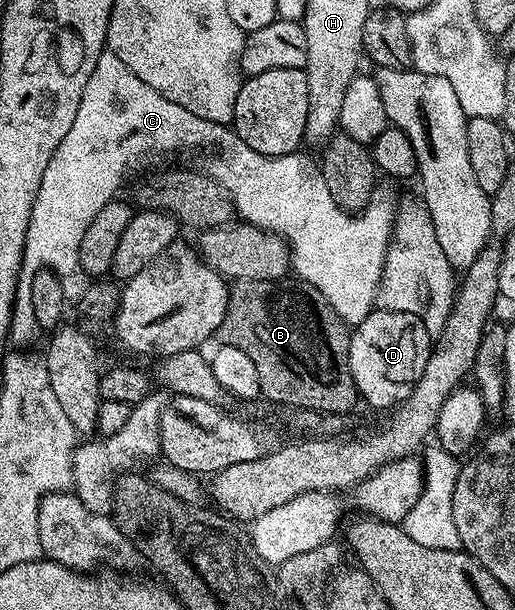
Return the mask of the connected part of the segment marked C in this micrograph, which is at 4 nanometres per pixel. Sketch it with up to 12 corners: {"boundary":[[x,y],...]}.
{"boundary":[[103,53],[30,219],[29,266],[78,267],[133,159],[208,174],[343,323],[376,307],[396,202],[357,214],[302,153],[256,153]]}

